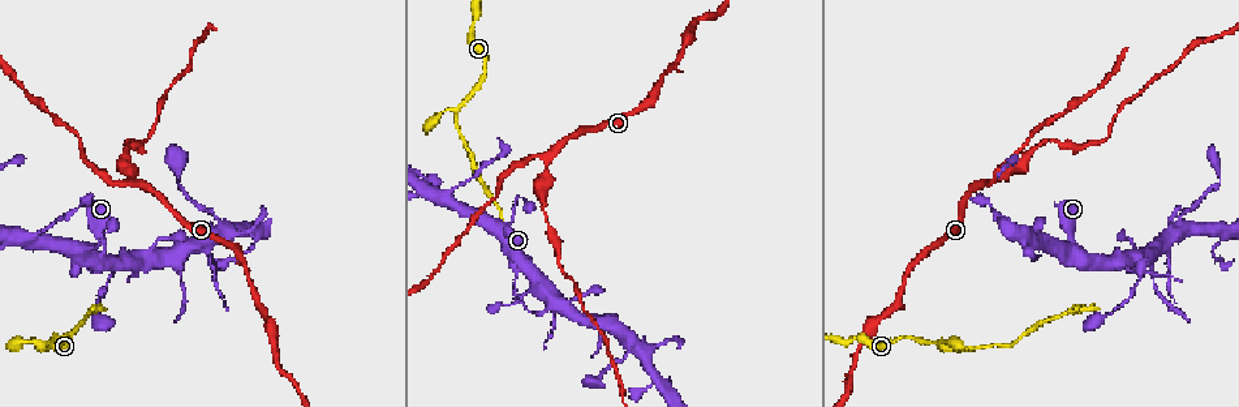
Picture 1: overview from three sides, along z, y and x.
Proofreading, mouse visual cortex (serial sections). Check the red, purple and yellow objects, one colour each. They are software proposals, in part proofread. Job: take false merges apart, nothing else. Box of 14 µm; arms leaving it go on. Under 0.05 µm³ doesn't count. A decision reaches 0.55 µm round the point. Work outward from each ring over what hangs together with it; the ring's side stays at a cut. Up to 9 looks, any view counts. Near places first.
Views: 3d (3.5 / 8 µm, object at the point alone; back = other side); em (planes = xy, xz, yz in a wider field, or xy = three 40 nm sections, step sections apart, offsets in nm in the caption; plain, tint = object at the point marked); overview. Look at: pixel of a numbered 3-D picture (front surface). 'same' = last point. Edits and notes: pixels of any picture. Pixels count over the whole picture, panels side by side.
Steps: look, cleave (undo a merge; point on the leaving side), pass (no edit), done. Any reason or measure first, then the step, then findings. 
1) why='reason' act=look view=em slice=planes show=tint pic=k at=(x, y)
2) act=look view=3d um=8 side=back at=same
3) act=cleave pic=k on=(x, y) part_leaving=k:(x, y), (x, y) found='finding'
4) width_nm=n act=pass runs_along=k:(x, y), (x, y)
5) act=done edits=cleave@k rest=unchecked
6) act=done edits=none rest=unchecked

why='sharp bend' act=look view=3d um=3.5 pic=1 at=(1083, 255)

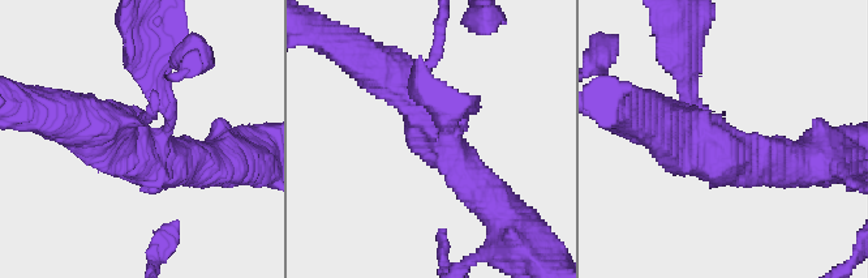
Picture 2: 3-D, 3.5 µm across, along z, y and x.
arms=3 arm_widths_nm=250,400,450 why='need the tissue' act=look view=em slice=planes show=tint pic=2 at=(157, 146)

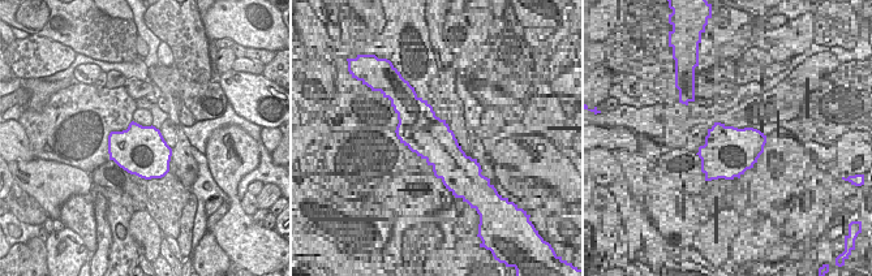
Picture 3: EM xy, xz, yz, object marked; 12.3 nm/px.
width_nm=600 act=pass runs_along=2:(448, 107), (448, 153), (497, 210) found='one cell here'

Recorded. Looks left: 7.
why='calibre changes' act=look view=3d um=8 pic=1 at=(157, 244)

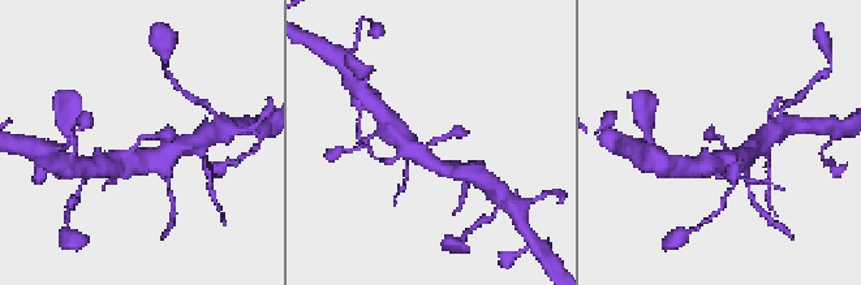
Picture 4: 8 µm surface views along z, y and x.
why='closer look' act=look view=3d um=3.5 pic=4 at=(138, 141)

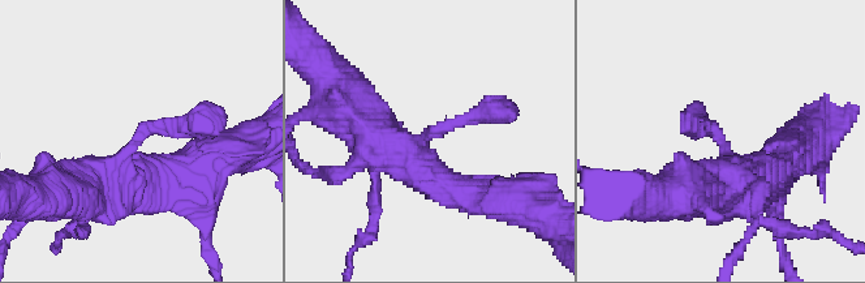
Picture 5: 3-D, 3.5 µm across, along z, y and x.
act=look view=em slice=xy step=3 show=tint pic=5 at=(135, 138)

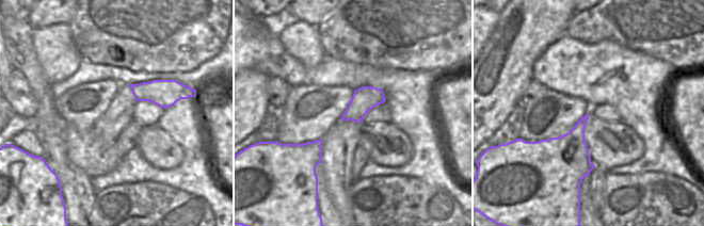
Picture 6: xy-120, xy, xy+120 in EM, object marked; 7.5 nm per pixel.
act=pass runs_along=5:(93, 189), (153, 125), (212, 112) found='continuous, no second cell'

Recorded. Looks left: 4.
why='branch point' act=look view=3d um=3.5 pic=1 at=(40, 345)

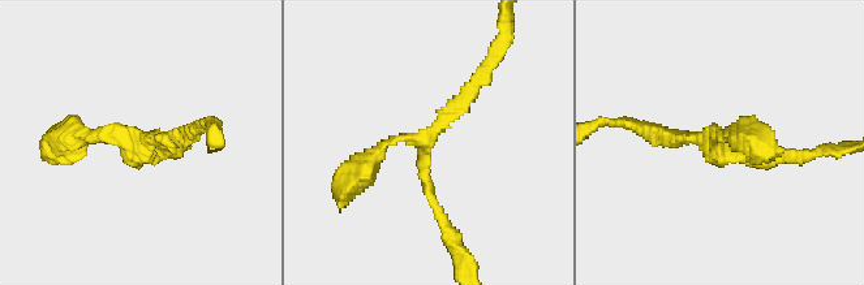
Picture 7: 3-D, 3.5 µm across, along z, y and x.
arms=3 arm_widths_nm=150,150,200 act=look view=em slice=xy step=2 show=plain pic=7 at=(713, 146)

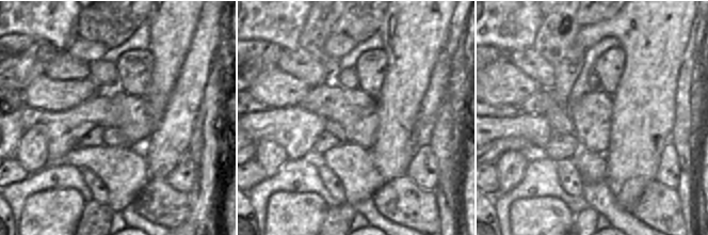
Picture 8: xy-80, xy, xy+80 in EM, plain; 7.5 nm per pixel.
why='with the object marked' act=look view=em slice=xy step=2 show=tint at=same

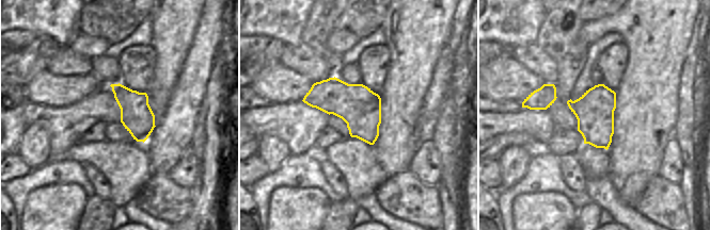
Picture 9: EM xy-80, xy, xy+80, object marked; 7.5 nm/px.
act=pass runs_along=7:(482, 74), (426, 141), (438, 211) found='all the same cell'

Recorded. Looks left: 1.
act=done edits=none rest=unchecked

